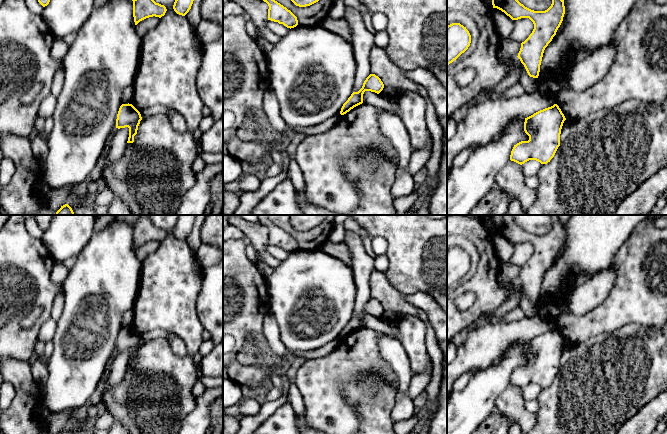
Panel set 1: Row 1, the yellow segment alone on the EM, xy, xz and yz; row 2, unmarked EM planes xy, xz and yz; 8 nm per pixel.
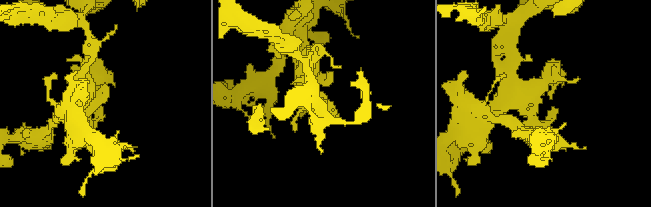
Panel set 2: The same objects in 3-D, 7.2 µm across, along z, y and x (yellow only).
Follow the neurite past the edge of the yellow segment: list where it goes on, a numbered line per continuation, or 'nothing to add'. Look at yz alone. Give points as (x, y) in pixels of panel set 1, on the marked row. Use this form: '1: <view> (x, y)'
nothing to add

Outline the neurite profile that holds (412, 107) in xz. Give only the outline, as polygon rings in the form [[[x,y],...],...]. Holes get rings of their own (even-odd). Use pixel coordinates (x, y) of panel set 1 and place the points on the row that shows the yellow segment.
[[[405,91],[390,102],[398,106],[397,111],[391,113],[401,118],[412,148],[416,151],[424,149],[431,140],[425,120],[427,108],[425,99],[416,92]]]

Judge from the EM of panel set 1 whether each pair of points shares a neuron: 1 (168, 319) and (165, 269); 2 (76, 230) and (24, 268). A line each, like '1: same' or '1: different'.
1: same
2: different

